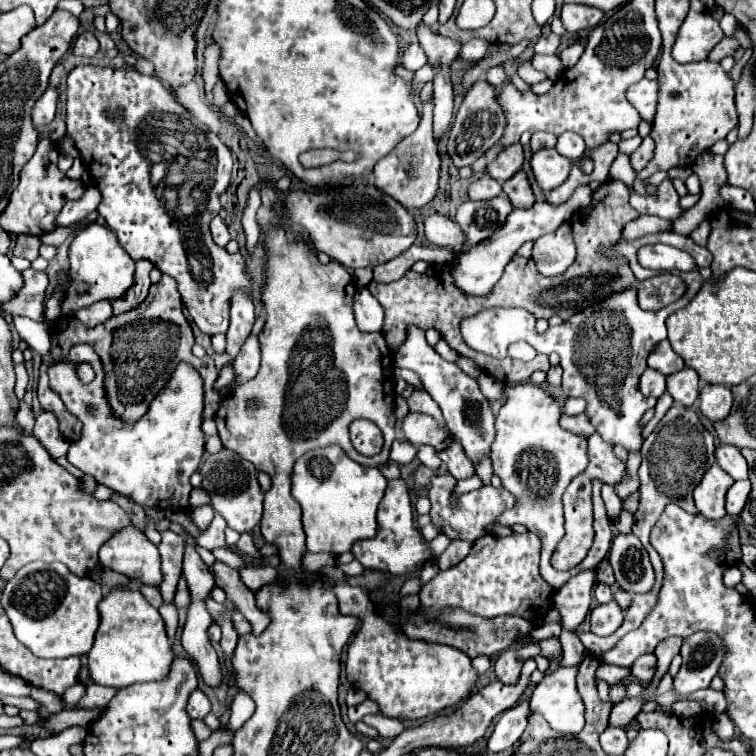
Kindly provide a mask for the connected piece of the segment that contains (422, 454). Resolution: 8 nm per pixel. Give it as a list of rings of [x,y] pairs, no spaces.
[[[421,445],[419,451],[417,451],[417,459],[419,459],[425,467],[429,467],[435,475],[445,475],[445,473],[447,473],[447,471],[443,469],[443,463],[437,459],[437,453],[433,451],[433,447]]]

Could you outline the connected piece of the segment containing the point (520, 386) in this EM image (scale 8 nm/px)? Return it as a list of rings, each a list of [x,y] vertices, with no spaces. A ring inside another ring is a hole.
[[[517,383],[517,385],[505,385],[505,403],[497,415],[495,427],[497,427],[497,439],[491,447],[491,465],[493,473],[501,479],[503,487],[511,491],[517,499],[515,507],[505,511],[497,523],[499,525],[513,525],[521,523],[531,533],[537,533],[541,543],[541,563],[539,573],[541,577],[557,591],[561,589],[573,575],[577,575],[583,569],[597,567],[599,561],[609,553],[613,531],[611,521],[605,513],[605,505],[601,499],[601,487],[603,483],[599,479],[593,479],[593,527],[595,527],[595,539],[587,553],[587,557],[575,565],[569,571],[557,571],[551,565],[551,555],[557,547],[557,543],[565,535],[565,519],[563,519],[563,503],[561,497],[571,483],[573,477],[583,473],[589,465],[587,455],[587,437],[585,435],[573,435],[571,431],[565,431],[559,425],[559,419],[563,415],[561,405],[555,401],[555,397],[533,383]]]

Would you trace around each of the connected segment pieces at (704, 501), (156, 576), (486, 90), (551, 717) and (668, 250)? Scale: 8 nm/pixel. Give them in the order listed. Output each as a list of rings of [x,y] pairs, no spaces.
[[[711,465],[711,469],[705,473],[701,483],[697,485],[693,497],[695,507],[701,515],[707,519],[721,519],[725,517],[725,493],[733,485],[733,479],[719,467]]]
[[[133,525],[117,531],[107,543],[103,543],[99,563],[127,575],[131,581],[139,581],[141,585],[159,587],[163,583],[157,547]]]
[[[477,81],[465,95],[455,123],[447,135],[447,151],[455,163],[455,167],[465,167],[475,163],[489,147],[493,147],[505,131],[505,115],[501,105],[497,103],[497,89],[487,81]]]
[[[579,665],[561,667],[545,675],[531,695],[531,713],[541,713],[549,725],[565,735],[575,735],[583,729],[583,701],[575,689]]]
[[[645,245],[639,249],[637,259],[645,269],[657,271],[657,265],[681,265],[681,251],[667,245]]]

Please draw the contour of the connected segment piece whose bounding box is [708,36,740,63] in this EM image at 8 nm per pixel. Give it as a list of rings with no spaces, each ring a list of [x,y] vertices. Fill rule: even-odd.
[[[725,36],[709,53],[708,59],[719,63],[723,58],[732,56],[739,48],[736,39]]]

